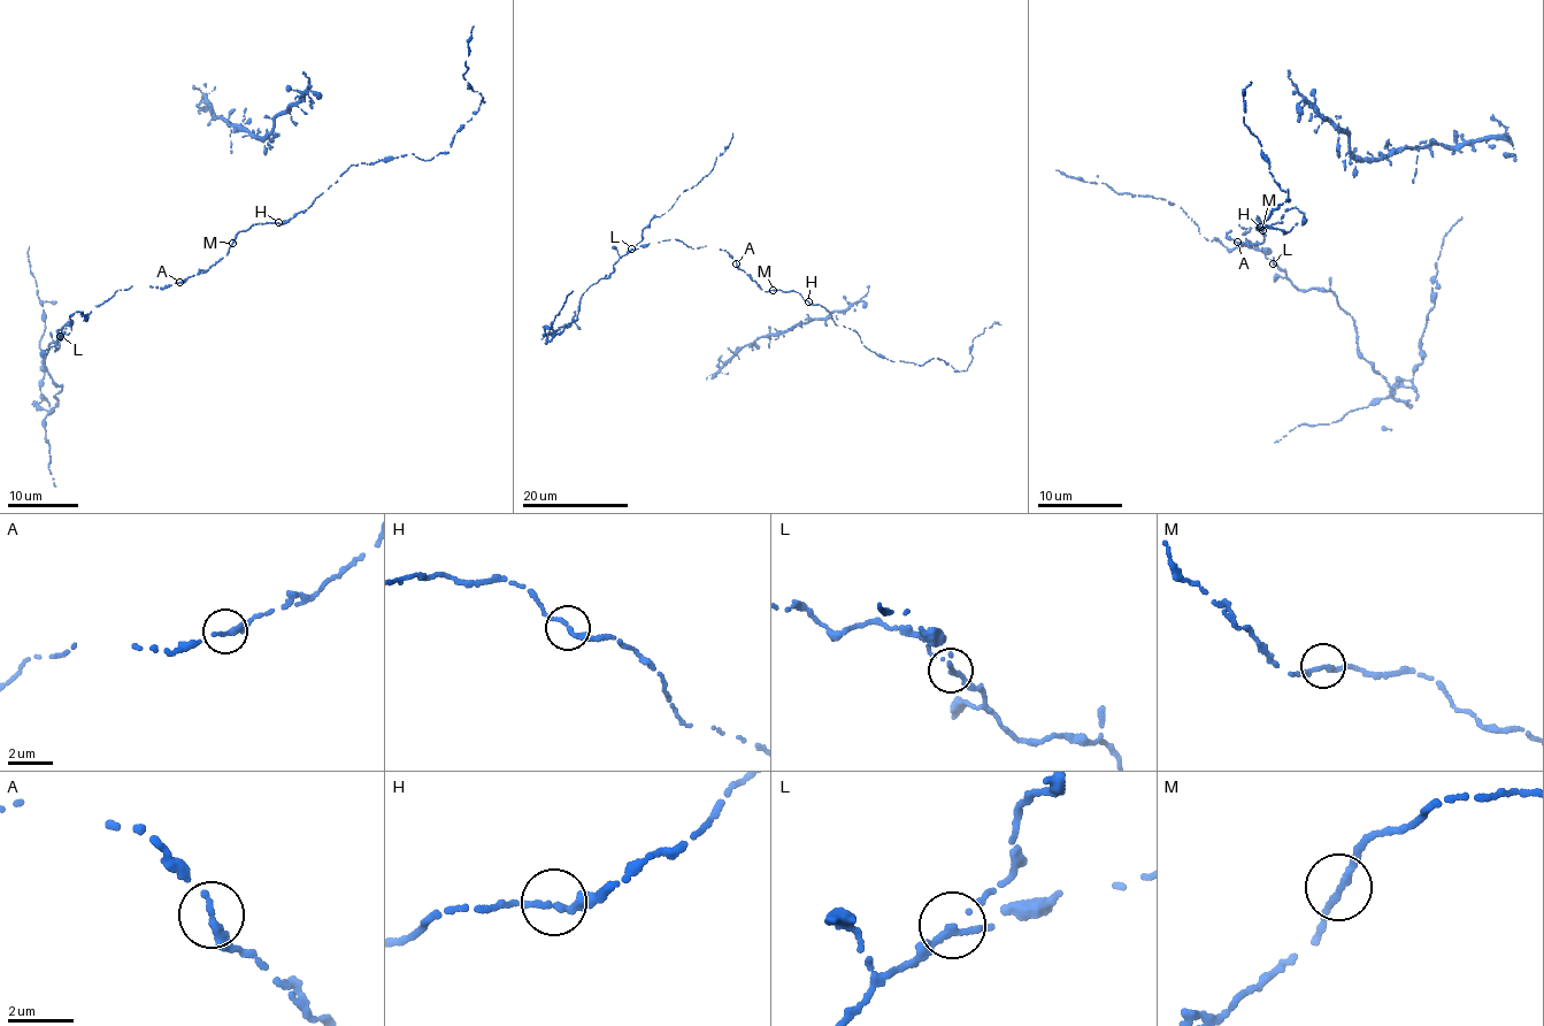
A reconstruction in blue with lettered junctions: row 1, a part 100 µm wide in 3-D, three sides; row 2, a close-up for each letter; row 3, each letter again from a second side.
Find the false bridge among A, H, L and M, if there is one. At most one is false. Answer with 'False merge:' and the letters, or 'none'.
False merge: L

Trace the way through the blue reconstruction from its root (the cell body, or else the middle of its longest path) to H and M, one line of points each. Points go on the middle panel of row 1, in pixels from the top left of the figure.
H: (736, 263), (766, 292), (792, 290), (808, 301)
M: (736, 263), (760, 289), (766, 292), (773, 289)

